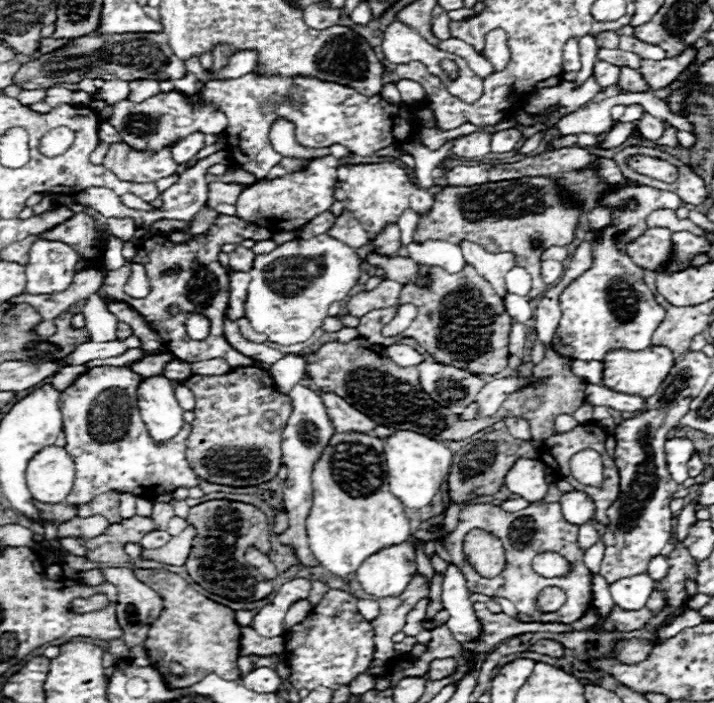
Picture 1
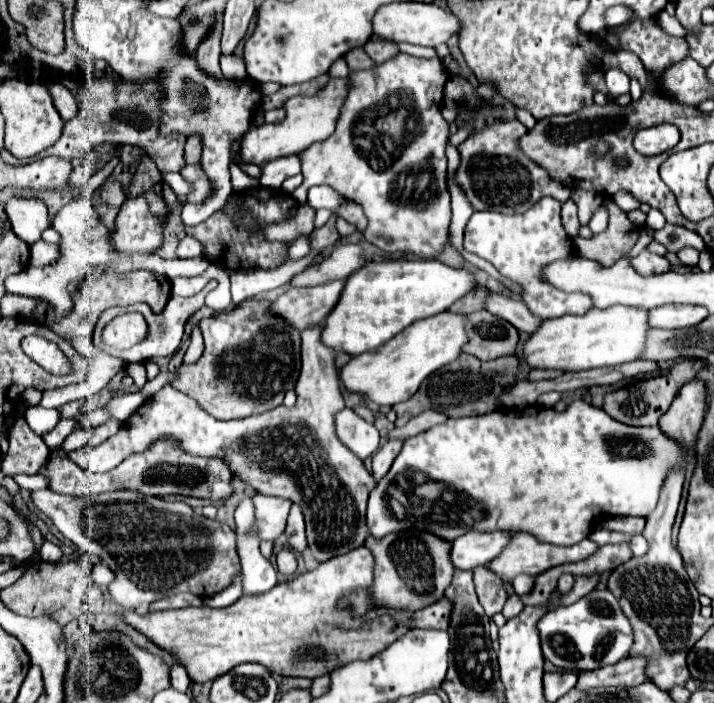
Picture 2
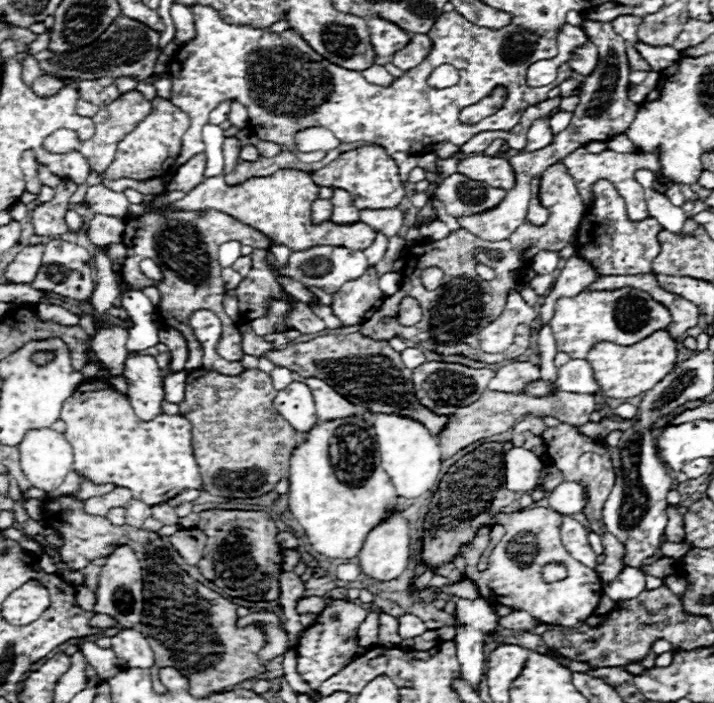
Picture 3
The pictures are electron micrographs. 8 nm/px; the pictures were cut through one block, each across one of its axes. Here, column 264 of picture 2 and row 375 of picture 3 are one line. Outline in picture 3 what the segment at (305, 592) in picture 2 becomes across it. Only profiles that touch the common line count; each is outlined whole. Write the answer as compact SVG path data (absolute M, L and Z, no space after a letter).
M658 330L648 338L632 344L632 346L616 346L608 342L598 342L592 346L586 358L594 370L596 384L608 398L634 398L640 396L664 376L668 376L676 366L676 342L666 330Z

